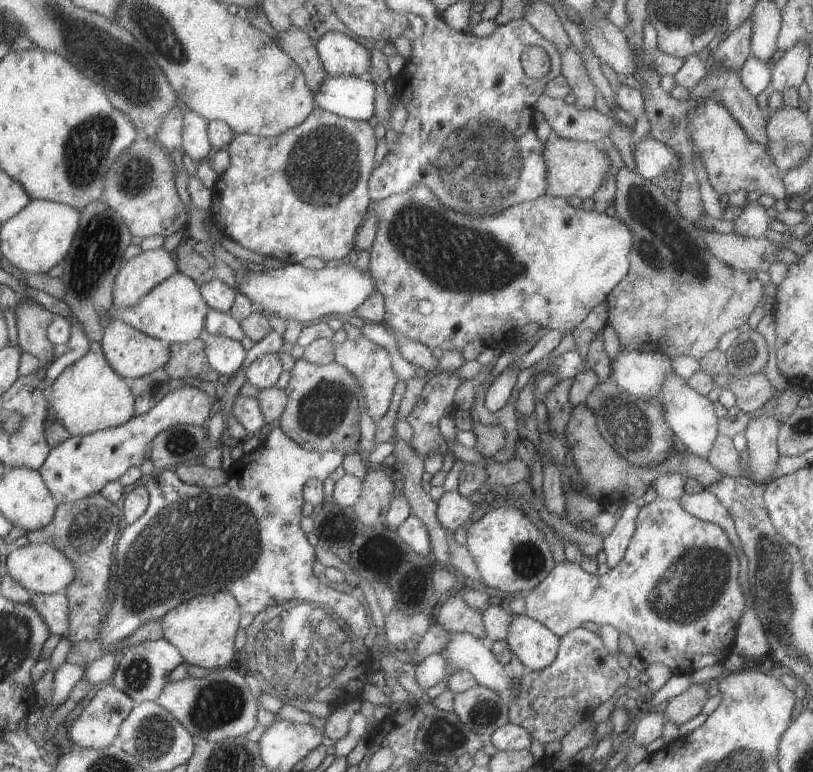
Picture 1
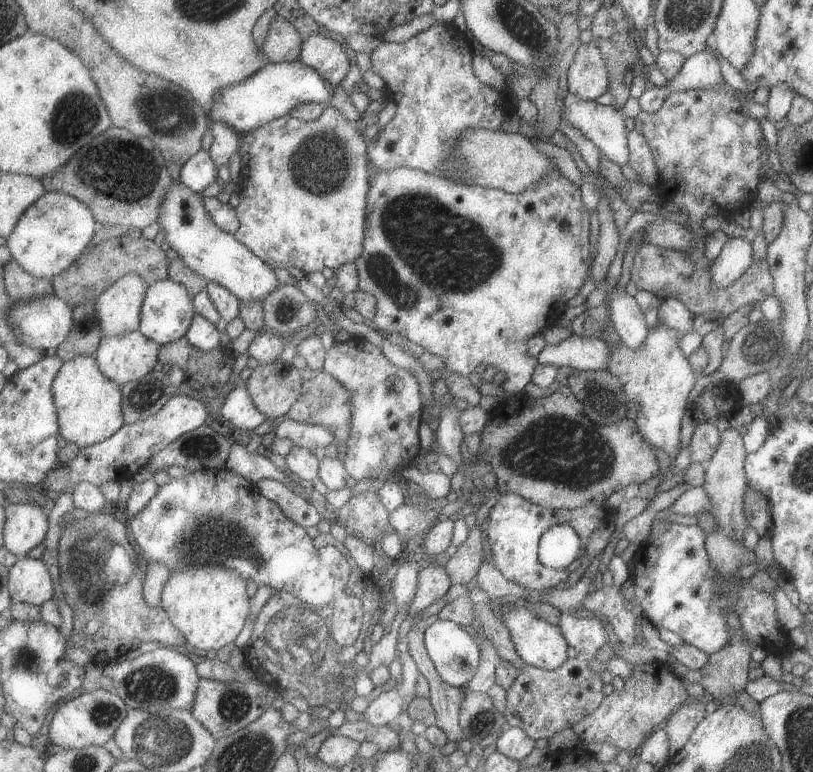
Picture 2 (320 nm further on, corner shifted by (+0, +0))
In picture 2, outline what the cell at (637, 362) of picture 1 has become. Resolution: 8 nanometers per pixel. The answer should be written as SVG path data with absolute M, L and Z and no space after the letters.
M568 336L557 344L546 344L536 359L539 363L568 366L580 371L603 370L609 362L609 343L600 338Z

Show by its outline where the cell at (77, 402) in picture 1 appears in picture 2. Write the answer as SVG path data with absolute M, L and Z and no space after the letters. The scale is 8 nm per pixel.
M81 355L64 363L55 377L52 389L63 441L73 442L84 449L111 438L126 423L122 409L122 386L105 376L95 357Z

